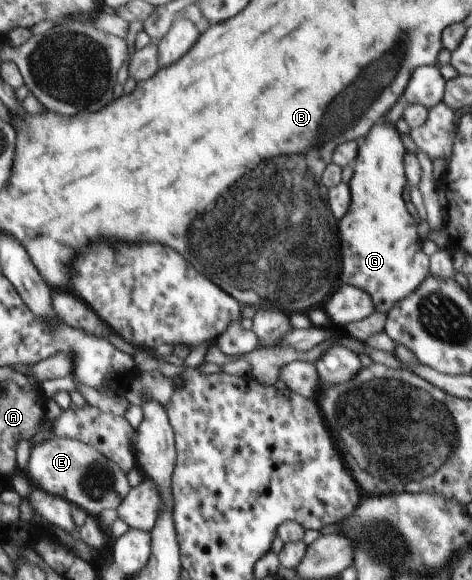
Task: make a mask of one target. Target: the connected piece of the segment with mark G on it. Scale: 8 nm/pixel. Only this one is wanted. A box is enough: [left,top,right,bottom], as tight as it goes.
[343,124,429,314]

